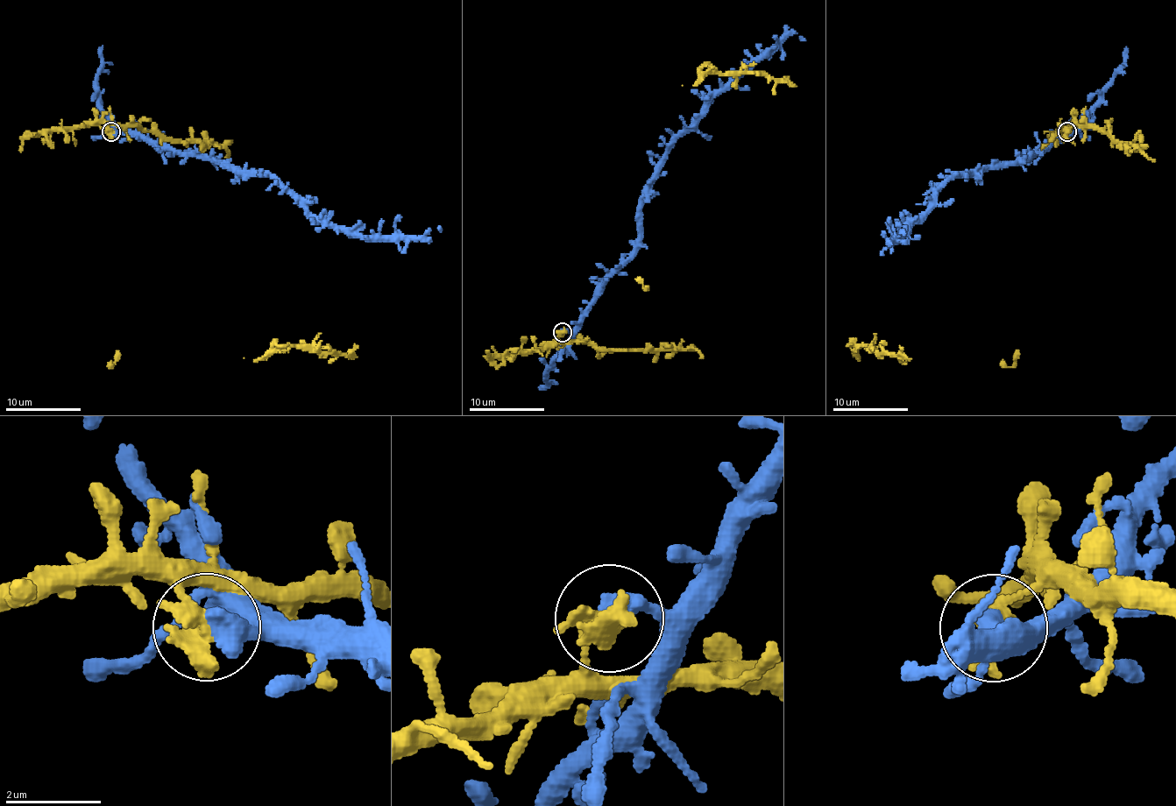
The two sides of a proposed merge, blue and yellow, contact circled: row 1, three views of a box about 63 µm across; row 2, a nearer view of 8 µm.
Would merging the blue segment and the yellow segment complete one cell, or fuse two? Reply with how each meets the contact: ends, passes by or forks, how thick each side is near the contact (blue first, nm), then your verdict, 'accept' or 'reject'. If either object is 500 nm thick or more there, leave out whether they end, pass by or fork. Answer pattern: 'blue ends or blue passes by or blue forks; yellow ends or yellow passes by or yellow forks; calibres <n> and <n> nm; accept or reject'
blue ends; yellow ends; calibres 480 and 480 nm; reject

